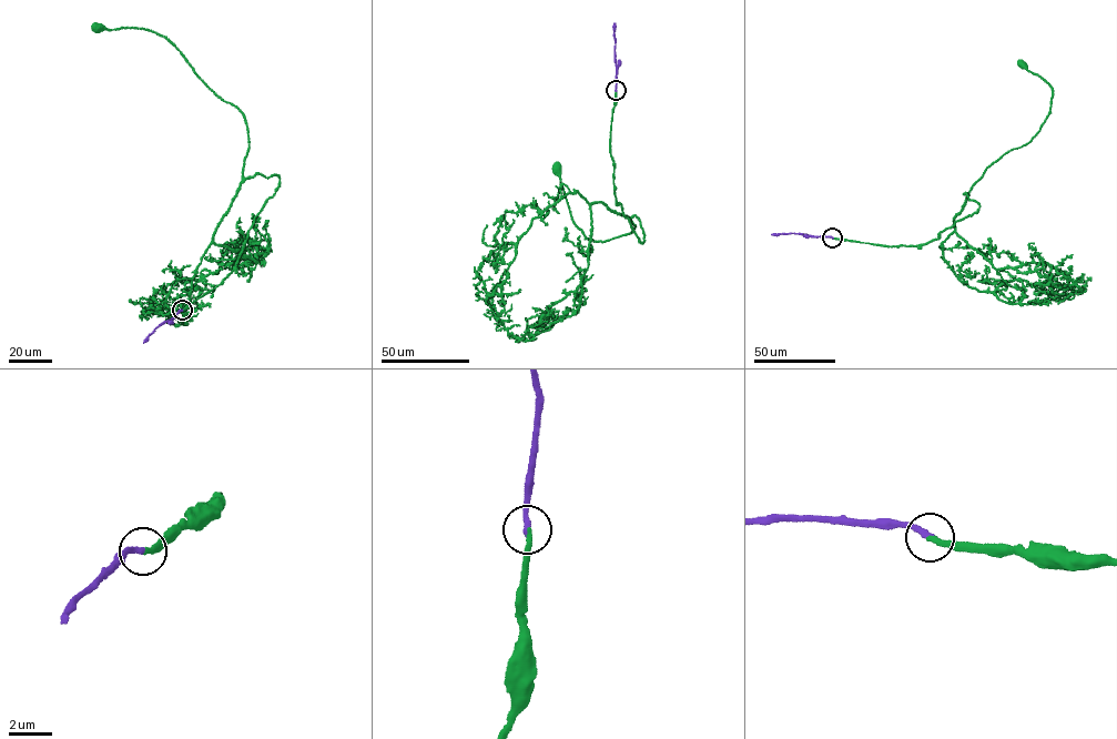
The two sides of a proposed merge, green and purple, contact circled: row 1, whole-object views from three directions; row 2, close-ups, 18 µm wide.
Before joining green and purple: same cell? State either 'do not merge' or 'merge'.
merge

